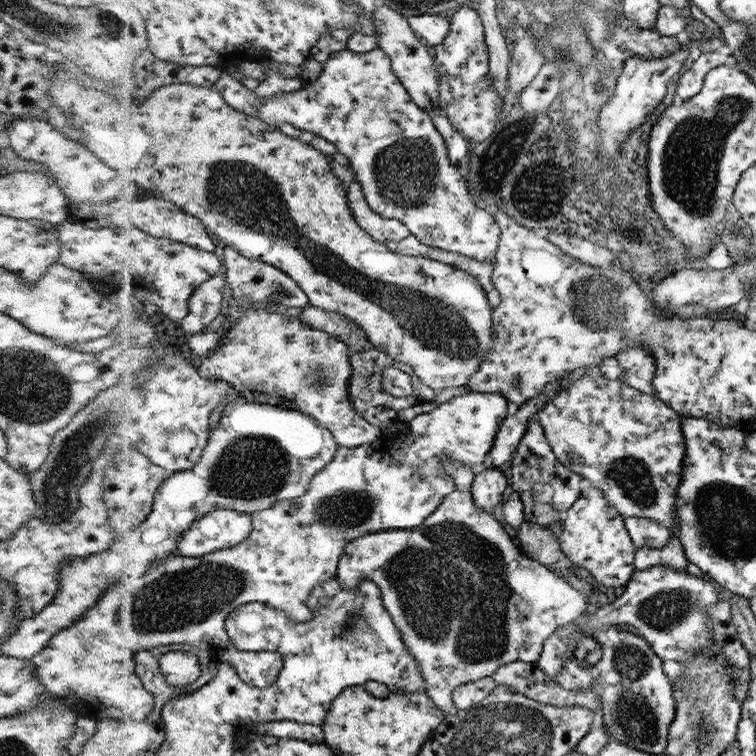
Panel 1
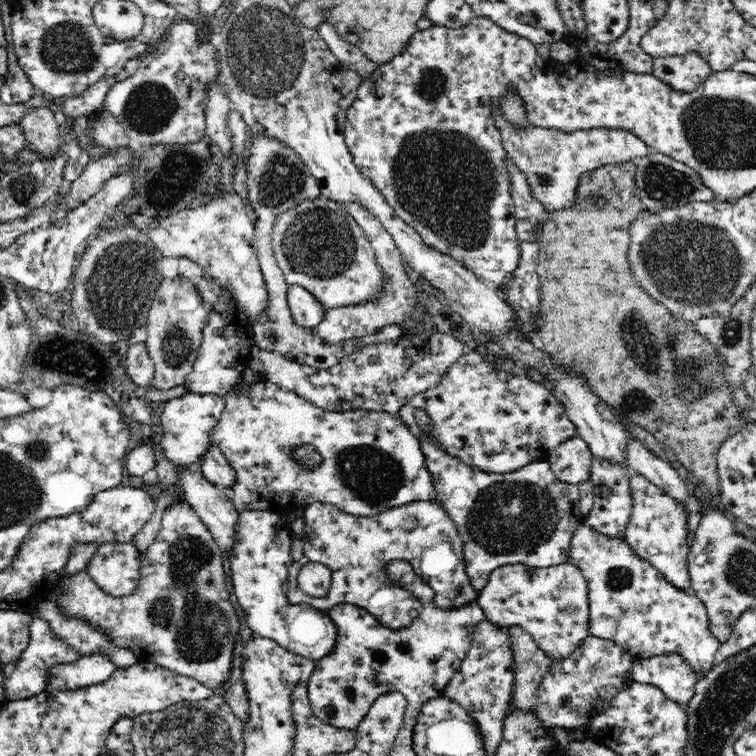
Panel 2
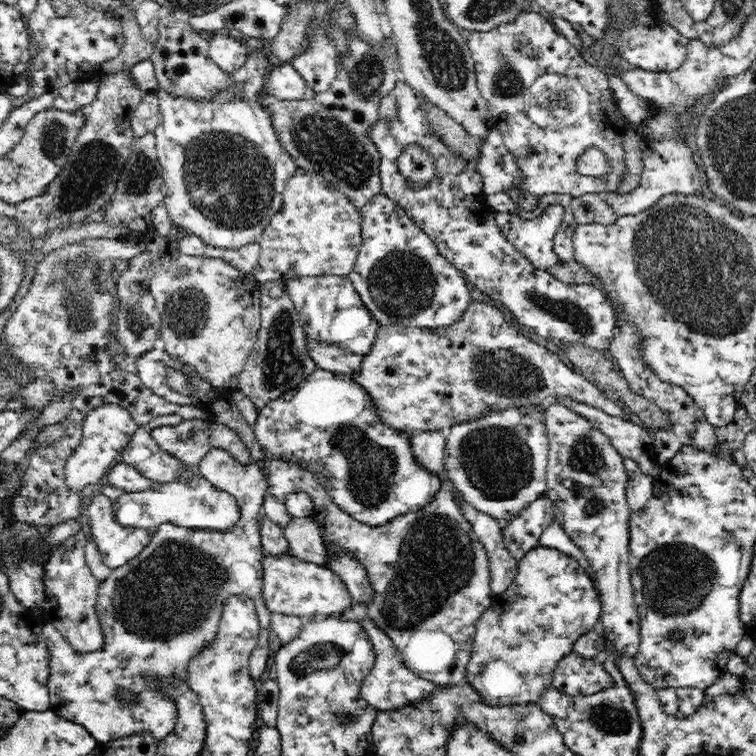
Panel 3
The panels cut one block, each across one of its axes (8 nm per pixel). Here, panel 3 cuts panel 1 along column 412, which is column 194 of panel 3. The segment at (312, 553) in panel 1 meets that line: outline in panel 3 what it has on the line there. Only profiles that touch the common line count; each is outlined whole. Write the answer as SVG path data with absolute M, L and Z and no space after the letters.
M210 418L183 419L178 426L163 426L151 432L159 448L169 452L171 456L180 458L185 467L185 473L175 481L158 484L144 492L129 492L119 496L114 502L114 520L123 527L154 530L162 523L171 522L183 528L214 528L222 533L226 528L234 526L240 518L240 509L234 496L214 487L199 471L199 462L213 447L208 436Z

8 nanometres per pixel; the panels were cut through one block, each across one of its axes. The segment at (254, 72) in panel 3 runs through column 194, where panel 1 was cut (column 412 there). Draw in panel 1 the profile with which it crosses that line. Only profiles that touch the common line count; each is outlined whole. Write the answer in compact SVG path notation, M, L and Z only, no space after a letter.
M379 47L372 48L369 52L355 52L351 49L337 51L335 54L329 57L327 62L324 62L323 72L321 76L316 81L307 82L305 88L301 87L295 92L290 92L289 94L271 97L259 97L256 96L255 92L250 88L247 88L240 80L233 78L226 70L222 71L220 79L216 82L215 86L219 89L219 92L224 96L225 102L236 108L239 112L244 112L249 116L256 116L265 123L273 127L279 127L286 124L291 124L293 127L301 130L309 130L309 132L319 135L327 141L337 145L339 147L339 153L345 155L349 161L351 161L351 169L355 172L355 181L361 184L363 188L363 193L365 197L368 198L369 209L377 213L377 216L381 218L393 218L395 220L401 221L401 224L405 225L408 229L409 235L414 236L421 244L429 246L431 248L437 248L445 252L456 252L461 256L466 256L467 258L472 258L483 263L487 263L487 260L492 260L496 254L496 248L499 246L500 238L500 228L493 222L493 218L477 208L471 200L469 200L469 194L465 190L465 182L463 182L463 176L459 174L459 168L457 164L453 164L452 161L448 159L447 148L445 148L444 140L437 132L437 128L432 123L431 117L417 105L411 97L408 95L408 91L404 88L399 81L399 78L395 75L391 68L391 60L389 56L385 54Z

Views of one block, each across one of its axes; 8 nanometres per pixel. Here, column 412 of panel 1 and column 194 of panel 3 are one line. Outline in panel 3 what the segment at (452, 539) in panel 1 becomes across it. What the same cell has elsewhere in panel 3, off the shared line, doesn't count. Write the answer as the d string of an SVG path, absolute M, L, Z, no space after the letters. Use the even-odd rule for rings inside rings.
M212 447L208 454L199 462L199 471L202 476L210 481L214 487L222 490L222 492L228 492L230 495L234 496L236 503L238 503L238 509L240 509L240 518L234 526L226 528L222 533L218 533L214 528L183 528L172 524L171 522L166 522L156 526L152 530L152 540L148 543L146 548L142 549L142 552L138 556L134 556L130 562L118 568L112 568L110 576L104 578L104 580L99 582L97 590L97 604L96 610L98 612L98 619L100 620L100 625L102 625L102 631L104 634L104 644L102 650L98 652L90 653L79 653L70 646L70 642L62 636L56 627L54 627L50 622L46 621L43 627L44 639L46 640L46 645L48 645L48 651L50 651L50 678L48 678L48 689L49 689L49 701L50 701L50 711L58 713L58 716L64 717L64 719L69 721L74 721L74 724L80 724L82 727L88 731L91 736L97 741L98 745L104 745L108 742L118 741L124 737L130 737L136 734L136 732L149 732L152 737L156 737L158 741L162 741L166 736L169 736L175 727L175 722L177 720L177 706L173 702L171 696L165 694L165 690L160 687L160 684L187 684L188 678L188 662L193 659L194 656L206 650L207 645L214 644L215 637L218 636L219 624L221 621L221 614L224 610L225 600L230 595L244 595L252 601L254 601L255 608L257 610L257 616L259 619L259 636L258 645L254 648L253 654L250 655L248 660L249 664L249 674L253 678L254 682L261 682L263 673L268 666L268 655L270 652L270 631L271 631L271 613L269 608L265 604L264 598L262 598L262 552L263 548L260 544L260 537L258 537L258 514L262 513L262 498L266 496L266 477L260 471L260 467L256 465L256 462L247 464L246 466L238 463L228 451ZM118 689L127 689L129 692L133 692L137 696L137 700L134 700L134 704L122 703L118 700Z

